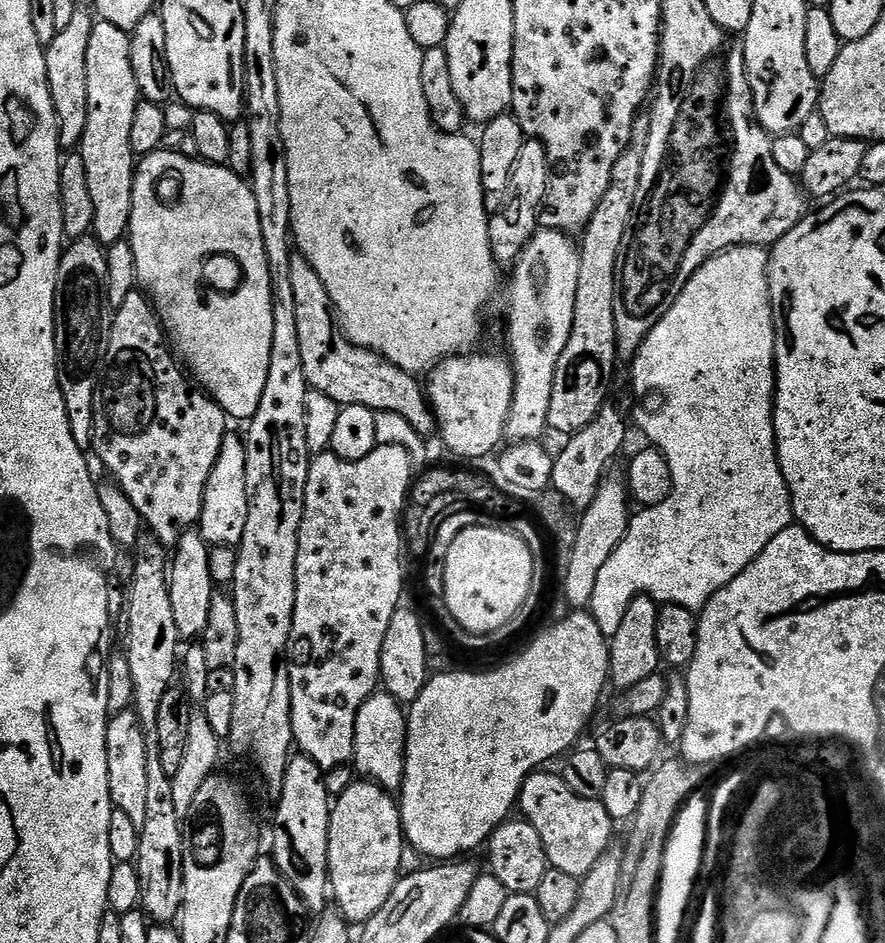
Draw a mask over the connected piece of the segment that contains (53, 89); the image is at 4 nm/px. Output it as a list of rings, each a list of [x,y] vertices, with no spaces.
[[[77,10],[74,19],[63,30],[56,30],[54,42],[44,50],[46,58],[46,82],[50,82],[50,98],[54,102],[56,121],[60,123],[60,146],[64,150],[79,149],[82,134],[86,134],[86,49],[90,47],[90,30],[94,20]]]

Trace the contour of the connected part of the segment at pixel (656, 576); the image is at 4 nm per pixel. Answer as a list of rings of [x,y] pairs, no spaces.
[[[740,244],[734,249],[719,252],[712,256],[697,272],[686,282],[686,286],[678,294],[678,298],[666,310],[666,314],[650,330],[650,334],[640,344],[636,355],[631,357],[632,376],[640,383],[640,400],[652,412],[660,412],[660,416],[640,416],[636,424],[648,435],[647,443],[660,449],[660,453],[667,458],[672,475],[672,495],[666,501],[668,516],[651,516],[651,511],[640,510],[628,521],[628,529],[618,542],[614,554],[606,558],[606,566],[602,566],[598,574],[598,583],[594,586],[594,598],[590,605],[590,614],[602,630],[606,638],[618,634],[618,625],[626,614],[626,606],[635,596],[649,596],[650,599],[666,604],[683,604],[685,606],[703,606],[707,604],[722,586],[734,582],[766,546],[782,530],[793,527],[792,499],[786,486],[786,478],[780,469],[778,454],[776,453],[776,435],[774,434],[774,414],[772,407],[776,405],[776,327],[772,317],[772,295],[768,285],[768,258],[769,253],[763,247],[754,244]]]

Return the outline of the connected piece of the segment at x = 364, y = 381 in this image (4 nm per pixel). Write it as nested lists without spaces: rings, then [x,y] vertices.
[[[293,254],[290,258],[290,287],[294,290],[294,310],[298,317],[298,346],[302,350],[302,370],[306,374],[309,389],[326,394],[326,398],[334,398],[334,402],[342,406],[371,408],[377,414],[401,416],[406,418],[406,422],[410,422],[410,426],[414,426],[419,436],[431,437],[431,432],[433,435],[437,431],[436,413],[428,402],[425,385],[421,381],[419,384],[416,381],[419,379],[413,373],[404,372],[391,364],[385,356],[359,348],[344,337],[334,315],[330,294],[326,294],[326,286],[322,286],[322,278],[318,278],[318,270],[314,270],[314,266],[310,266],[310,262],[299,254]]]

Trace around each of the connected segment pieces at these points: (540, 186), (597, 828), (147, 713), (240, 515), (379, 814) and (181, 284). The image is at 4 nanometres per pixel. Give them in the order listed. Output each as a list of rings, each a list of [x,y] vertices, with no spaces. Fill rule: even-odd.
[[[525,139],[518,158],[514,161],[514,170],[510,170],[510,186],[506,190],[506,202],[502,210],[491,213],[488,221],[488,237],[492,247],[492,257],[497,265],[515,265],[524,253],[524,247],[531,242],[538,231],[538,213],[544,208],[544,195],[548,193],[548,179],[552,166],[542,142]]]
[[[549,770],[531,772],[520,788],[518,801],[519,811],[538,830],[542,837],[542,846],[546,846],[548,863],[553,868],[562,870],[562,874],[570,874],[582,878],[608,848],[612,847],[612,827],[614,821],[607,813],[602,800],[578,798],[565,786],[563,779]]]
[[[142,534],[138,538],[134,549],[136,565],[132,568],[132,589],[128,592],[128,649],[126,655],[130,664],[130,673],[133,678],[133,700],[136,717],[140,719],[140,725],[144,735],[152,738],[156,735],[156,719],[158,718],[158,706],[166,690],[173,687],[178,676],[178,653],[182,648],[182,639],[178,632],[177,623],[174,622],[173,607],[170,602],[169,567],[170,552],[157,536]]]
[[[235,434],[225,436],[222,450],[218,450],[218,462],[206,478],[206,494],[202,502],[202,514],[198,529],[205,543],[212,548],[239,549],[242,534],[246,530],[248,513],[248,491],[246,490],[246,450],[245,441]]]
[[[363,778],[357,779],[357,784],[352,784],[340,797],[335,797],[334,803],[331,805],[332,813],[330,814],[330,822],[328,823],[328,878],[330,881],[330,892],[334,897],[335,907],[338,909],[341,916],[348,921],[352,926],[363,926],[368,923],[370,918],[374,918],[374,914],[378,914],[378,910],[382,910],[382,906],[386,906],[386,902],[390,898],[390,894],[396,888],[397,880],[401,879],[399,872],[399,863],[401,861],[402,852],[406,847],[404,839],[404,827],[400,821],[400,806],[397,797],[389,792],[387,788],[379,788],[377,784],[371,780]]]
[[[157,150],[149,156],[139,157],[134,178],[134,202],[130,214],[127,242],[134,250],[134,266],[139,287],[152,301],[156,317],[164,330],[167,343],[177,361],[190,373],[191,379],[207,392],[233,421],[247,422],[262,402],[262,390],[266,390],[266,374],[270,374],[270,341],[274,339],[274,310],[272,309],[272,283],[266,262],[266,246],[262,242],[262,226],[258,218],[258,202],[254,202],[251,183],[223,164],[206,164],[197,158],[184,157],[171,150]]]

